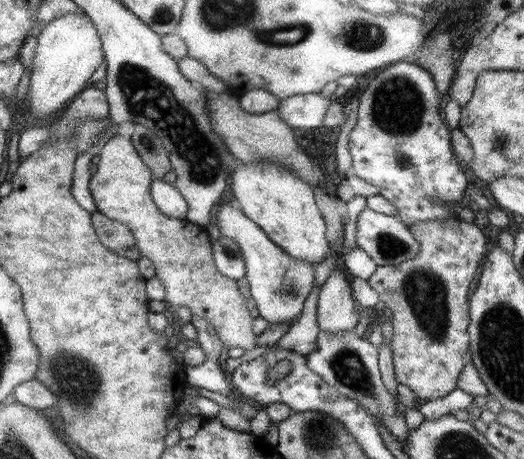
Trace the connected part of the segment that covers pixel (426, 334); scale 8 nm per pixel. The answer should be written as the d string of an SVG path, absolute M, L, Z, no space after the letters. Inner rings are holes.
M455 218L415 222L406 225L406 228L418 243L419 253L399 265L377 266L371 277L367 279L367 283L378 295L379 308L387 308L391 311L390 350L395 381L407 386L417 398L428 401L441 398L456 387L455 382L469 355L466 331L469 324L469 284L477 278L477 268L482 266L482 261L488 252L487 240L473 223Z

